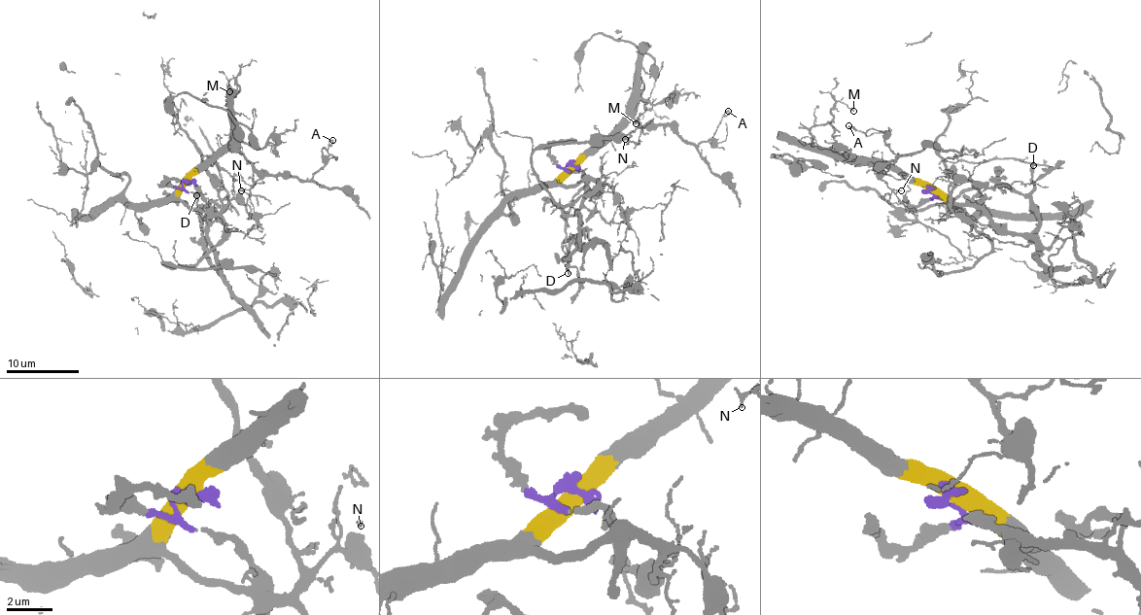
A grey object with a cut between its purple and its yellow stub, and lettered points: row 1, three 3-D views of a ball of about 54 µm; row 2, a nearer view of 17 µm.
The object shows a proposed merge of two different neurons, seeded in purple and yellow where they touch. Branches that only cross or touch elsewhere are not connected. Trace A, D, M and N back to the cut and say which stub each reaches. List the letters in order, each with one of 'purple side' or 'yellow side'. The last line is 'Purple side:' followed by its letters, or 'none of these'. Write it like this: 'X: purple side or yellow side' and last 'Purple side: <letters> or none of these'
A: yellow side
D: purple side
M: yellow side
N: yellow side
Purple side: D

